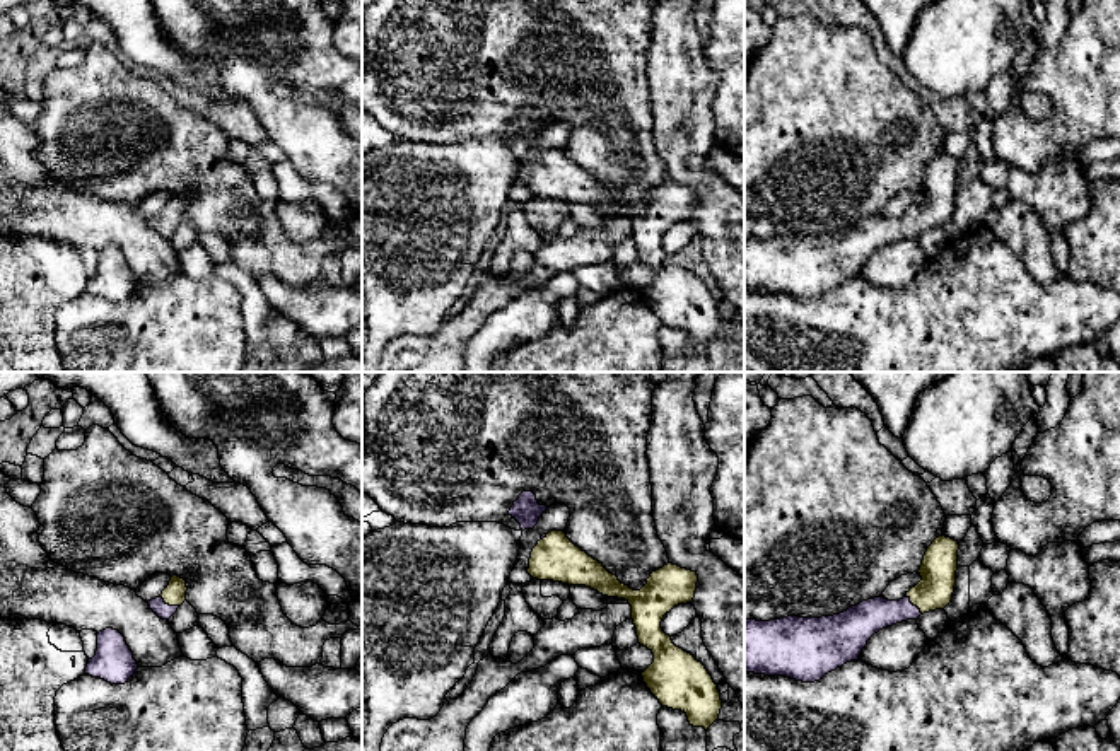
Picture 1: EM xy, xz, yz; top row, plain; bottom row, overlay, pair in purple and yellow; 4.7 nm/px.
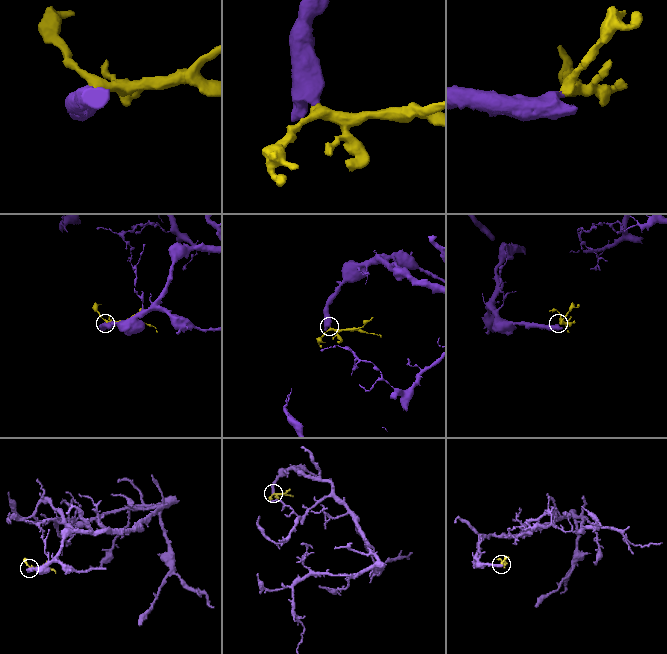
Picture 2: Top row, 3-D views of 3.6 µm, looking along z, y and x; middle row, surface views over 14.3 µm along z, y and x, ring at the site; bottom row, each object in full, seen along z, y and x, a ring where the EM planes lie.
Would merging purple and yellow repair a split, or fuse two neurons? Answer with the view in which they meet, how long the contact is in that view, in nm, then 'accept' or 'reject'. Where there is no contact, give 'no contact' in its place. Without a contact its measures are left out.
xy | 110 nm | accept

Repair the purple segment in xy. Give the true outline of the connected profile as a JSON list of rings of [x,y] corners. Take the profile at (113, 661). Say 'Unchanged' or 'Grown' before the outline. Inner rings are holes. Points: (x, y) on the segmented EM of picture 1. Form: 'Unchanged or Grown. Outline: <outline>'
Unchanged. Outline: [[[113,628],[97,633],[97,650],[85,667],[85,674],[111,684],[125,684],[138,669],[125,637]]]

